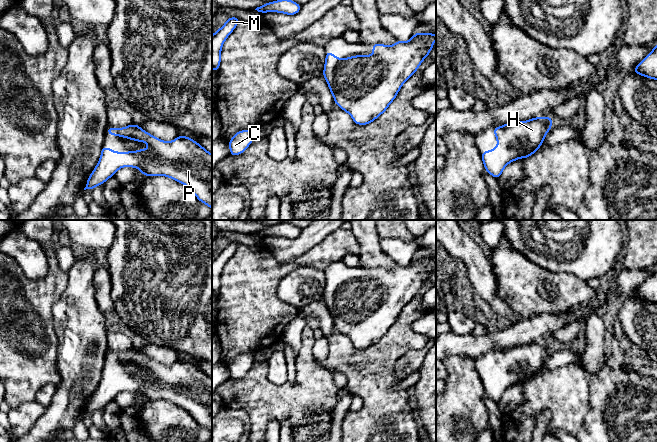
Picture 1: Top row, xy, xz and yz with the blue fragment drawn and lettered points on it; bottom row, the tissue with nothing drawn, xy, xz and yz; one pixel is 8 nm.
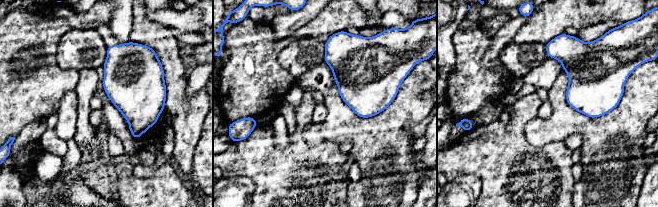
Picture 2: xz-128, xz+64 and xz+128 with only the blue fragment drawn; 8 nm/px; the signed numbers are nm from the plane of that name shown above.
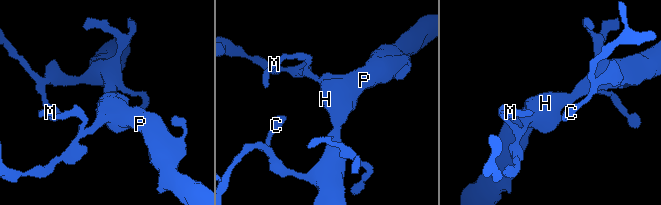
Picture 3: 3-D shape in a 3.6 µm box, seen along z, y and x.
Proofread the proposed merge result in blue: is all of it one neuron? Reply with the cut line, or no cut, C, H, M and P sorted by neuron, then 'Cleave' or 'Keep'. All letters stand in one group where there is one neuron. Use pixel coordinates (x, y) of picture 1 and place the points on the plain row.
No split. Groups: C H M P. Keep

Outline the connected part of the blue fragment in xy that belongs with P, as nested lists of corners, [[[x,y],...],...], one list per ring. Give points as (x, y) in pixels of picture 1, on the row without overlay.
[[[136,348],[123,352],[108,351],[106,357],[145,366],[149,372],[116,376],[102,371],[99,385],[88,401],[84,414],[92,415],[104,408],[120,392],[133,391],[144,400],[163,399],[185,409],[212,434],[212,378],[195,364],[180,358],[173,365],[163,365]]]

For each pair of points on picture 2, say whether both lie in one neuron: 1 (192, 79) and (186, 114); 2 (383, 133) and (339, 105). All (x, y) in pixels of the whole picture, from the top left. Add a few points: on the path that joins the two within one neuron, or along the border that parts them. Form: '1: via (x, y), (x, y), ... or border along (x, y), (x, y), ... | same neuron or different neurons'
1: border along (186, 77), (186, 94), (192, 96) | different neurons
2: via (371, 133), (364, 133), (348, 117) | same neuron

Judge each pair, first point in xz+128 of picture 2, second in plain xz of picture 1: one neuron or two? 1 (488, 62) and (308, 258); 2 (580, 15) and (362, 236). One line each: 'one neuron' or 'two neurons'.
1: two neurons
2: two neurons

